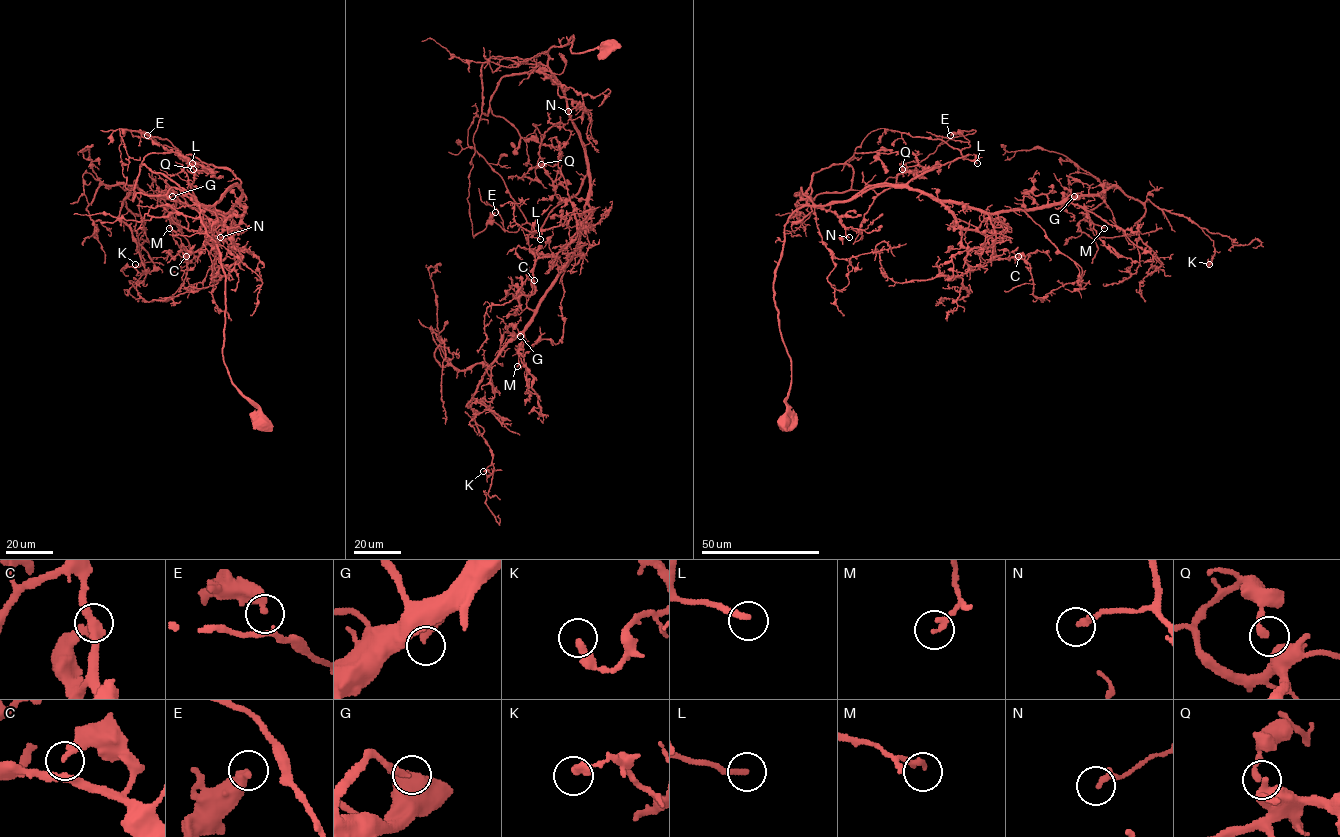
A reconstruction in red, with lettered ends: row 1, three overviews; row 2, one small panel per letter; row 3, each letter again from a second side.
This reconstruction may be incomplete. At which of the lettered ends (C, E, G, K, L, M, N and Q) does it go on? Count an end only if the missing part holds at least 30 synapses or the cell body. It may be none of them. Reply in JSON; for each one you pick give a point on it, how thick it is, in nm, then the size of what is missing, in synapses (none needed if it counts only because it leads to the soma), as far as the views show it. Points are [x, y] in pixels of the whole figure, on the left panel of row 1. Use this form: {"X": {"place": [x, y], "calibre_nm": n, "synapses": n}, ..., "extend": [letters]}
{"G": {"place": [172, 196], "calibre_nm": 190, "synapses": 80}, "extend": ["G"]}

